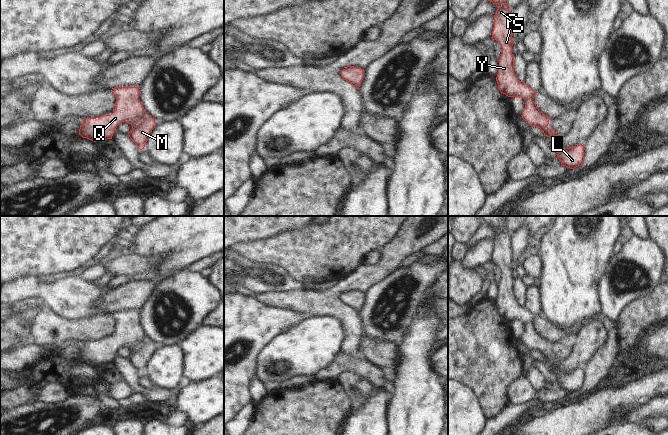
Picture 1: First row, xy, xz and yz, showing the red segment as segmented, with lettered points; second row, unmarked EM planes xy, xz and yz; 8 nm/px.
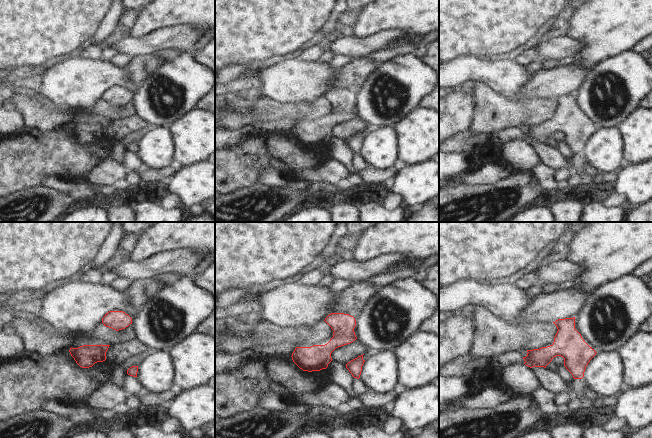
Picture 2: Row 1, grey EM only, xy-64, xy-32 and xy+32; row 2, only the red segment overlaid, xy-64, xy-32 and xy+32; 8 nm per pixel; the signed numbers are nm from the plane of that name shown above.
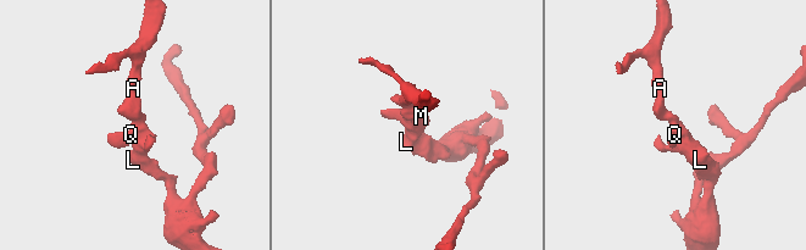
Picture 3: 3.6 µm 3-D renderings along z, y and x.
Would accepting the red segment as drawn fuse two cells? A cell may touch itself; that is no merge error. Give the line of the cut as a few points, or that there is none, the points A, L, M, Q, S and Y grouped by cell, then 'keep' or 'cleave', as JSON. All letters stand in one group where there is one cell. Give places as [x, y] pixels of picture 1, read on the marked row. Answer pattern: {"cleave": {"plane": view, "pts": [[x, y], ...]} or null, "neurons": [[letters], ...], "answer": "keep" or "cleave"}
{"cleave": null, "neurons": [["A", "L", "M", "Q", "S", "Y"]], "answer": "keep"}

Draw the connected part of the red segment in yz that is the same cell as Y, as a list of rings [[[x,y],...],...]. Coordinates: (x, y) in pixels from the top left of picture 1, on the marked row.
[[[506,0],[488,1],[499,5],[494,15],[494,28],[492,31],[492,40],[498,41],[502,47],[496,77],[498,88],[501,93],[508,97],[523,98],[526,105],[521,115],[522,118],[529,125],[539,127],[545,136],[558,141],[560,136],[554,129],[551,130],[547,127],[551,118],[540,112],[533,101],[537,92],[524,81],[519,81],[514,74],[514,55],[512,54],[514,42],[512,40],[512,22],[510,20],[512,12],[509,10]]]

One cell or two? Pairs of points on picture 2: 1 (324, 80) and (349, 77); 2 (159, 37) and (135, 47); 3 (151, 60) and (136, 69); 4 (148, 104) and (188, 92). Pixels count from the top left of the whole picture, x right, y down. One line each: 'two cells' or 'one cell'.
1: two cells
2: one cell
3: one cell
4: one cell

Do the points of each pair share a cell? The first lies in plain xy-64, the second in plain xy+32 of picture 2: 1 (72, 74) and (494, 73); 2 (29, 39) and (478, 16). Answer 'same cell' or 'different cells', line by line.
1: same cell
2: same cell

